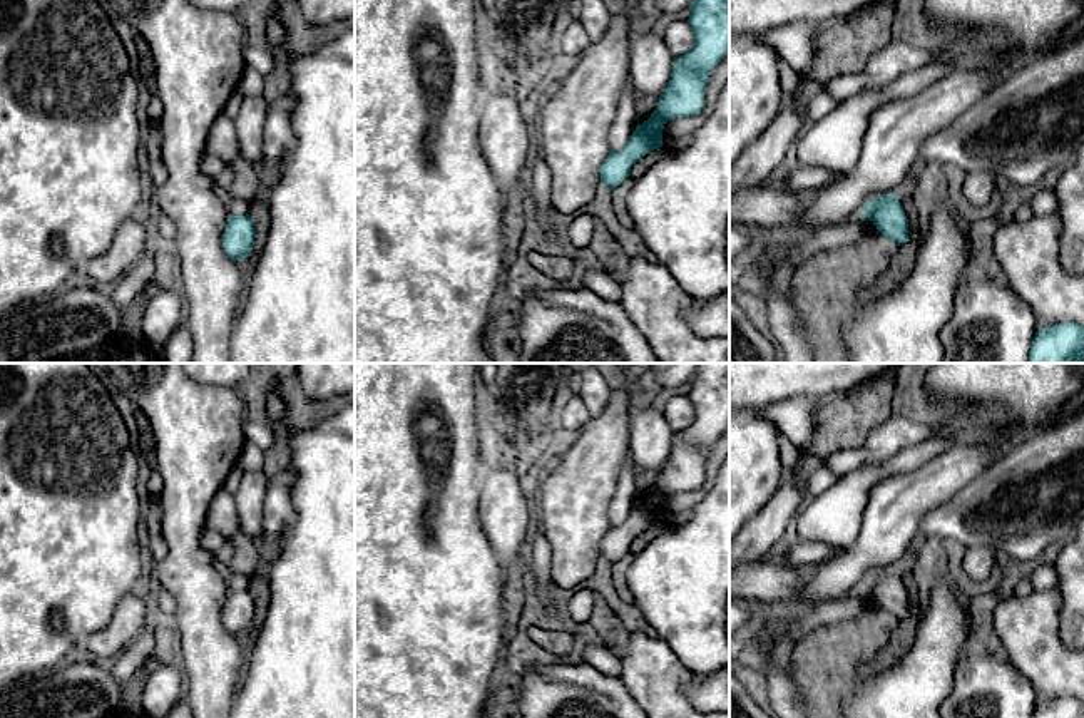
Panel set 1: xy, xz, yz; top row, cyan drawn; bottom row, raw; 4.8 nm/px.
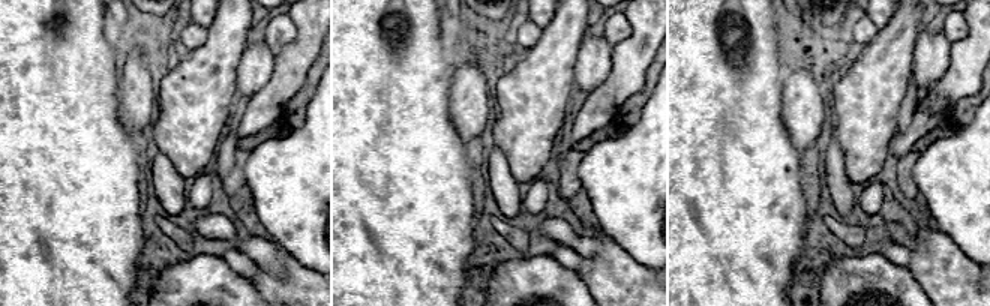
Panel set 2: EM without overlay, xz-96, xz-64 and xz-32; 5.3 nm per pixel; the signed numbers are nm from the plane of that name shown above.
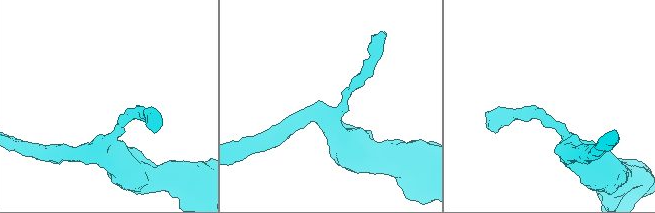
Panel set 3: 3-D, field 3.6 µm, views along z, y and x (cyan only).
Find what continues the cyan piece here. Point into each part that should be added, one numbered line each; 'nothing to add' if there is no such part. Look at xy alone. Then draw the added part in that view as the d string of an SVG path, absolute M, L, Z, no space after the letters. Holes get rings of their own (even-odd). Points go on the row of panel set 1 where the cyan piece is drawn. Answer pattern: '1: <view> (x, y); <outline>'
nothing to add

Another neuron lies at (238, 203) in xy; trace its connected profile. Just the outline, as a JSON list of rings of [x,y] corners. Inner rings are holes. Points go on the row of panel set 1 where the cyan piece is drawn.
[[[236,191],[231,196],[228,196],[229,216],[246,216],[249,214],[249,209],[251,209],[251,204],[246,192]]]

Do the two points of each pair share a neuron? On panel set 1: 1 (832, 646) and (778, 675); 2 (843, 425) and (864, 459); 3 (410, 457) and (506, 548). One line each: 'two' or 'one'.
1: two
2: two
3: two

